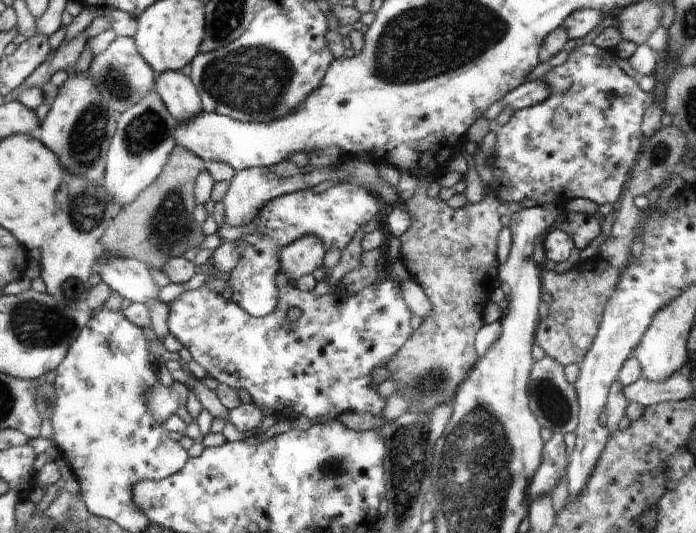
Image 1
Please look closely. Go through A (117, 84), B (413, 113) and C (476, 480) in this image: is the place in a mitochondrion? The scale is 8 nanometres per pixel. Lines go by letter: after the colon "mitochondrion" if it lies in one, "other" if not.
A: mitochondrion
B: other
C: mitochondrion

